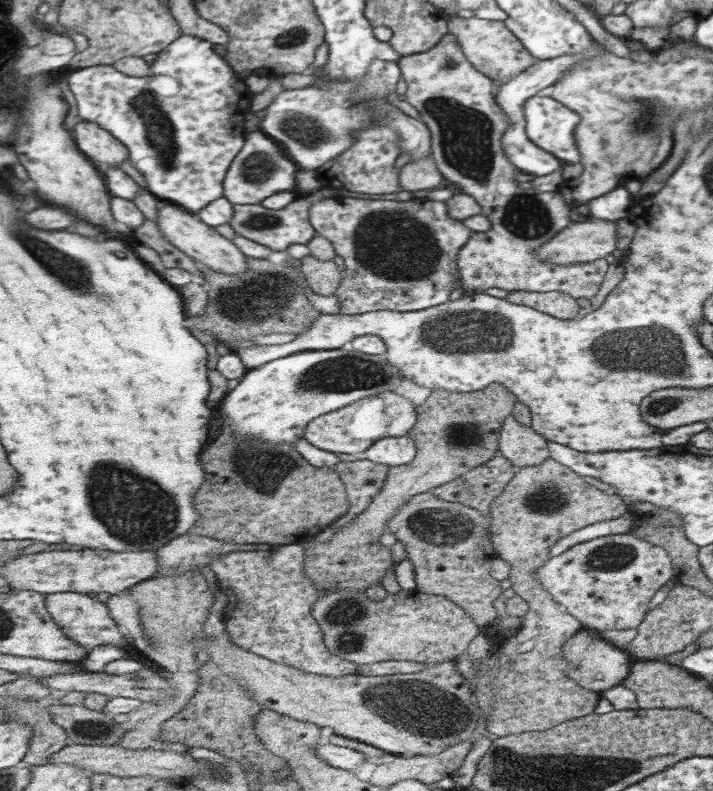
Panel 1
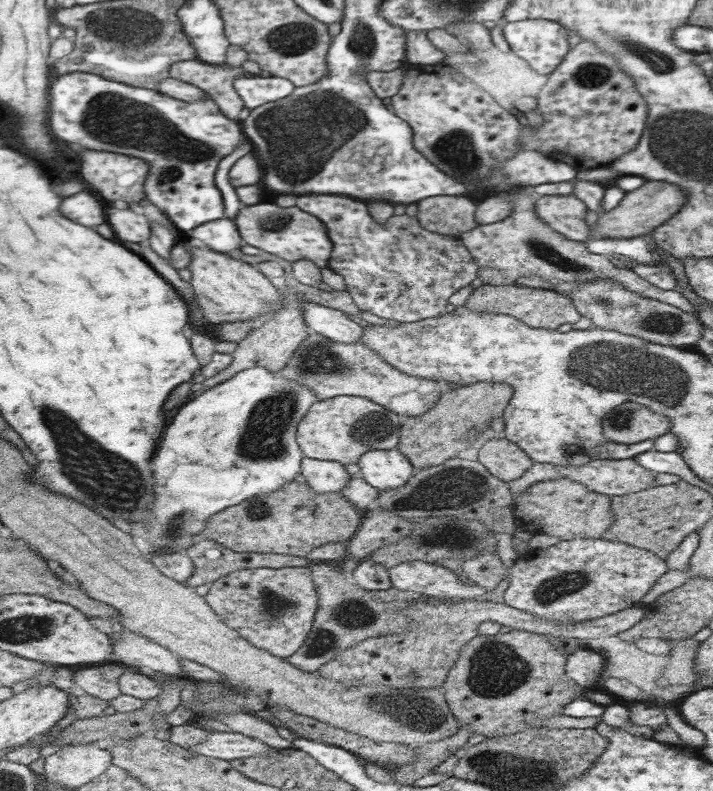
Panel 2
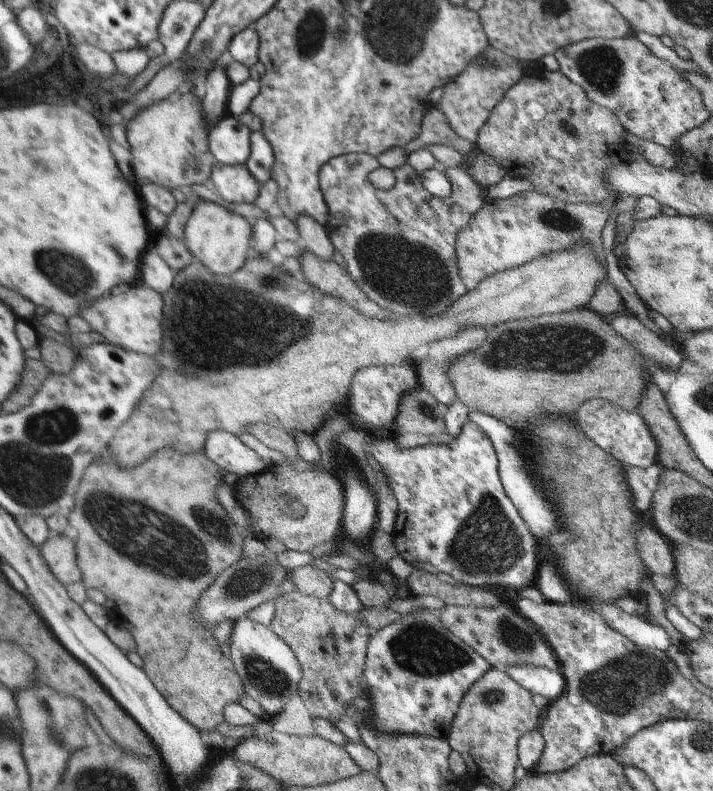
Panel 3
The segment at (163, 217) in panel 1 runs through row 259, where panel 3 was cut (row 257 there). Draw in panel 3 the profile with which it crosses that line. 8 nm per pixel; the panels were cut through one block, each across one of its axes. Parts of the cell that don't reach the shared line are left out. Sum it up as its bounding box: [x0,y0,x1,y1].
[185,199,255,276]

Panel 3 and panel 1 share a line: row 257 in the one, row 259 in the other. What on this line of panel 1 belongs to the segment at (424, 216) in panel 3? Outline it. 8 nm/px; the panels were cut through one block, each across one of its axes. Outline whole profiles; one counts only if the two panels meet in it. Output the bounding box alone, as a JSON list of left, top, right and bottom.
[310,196,473,315]

